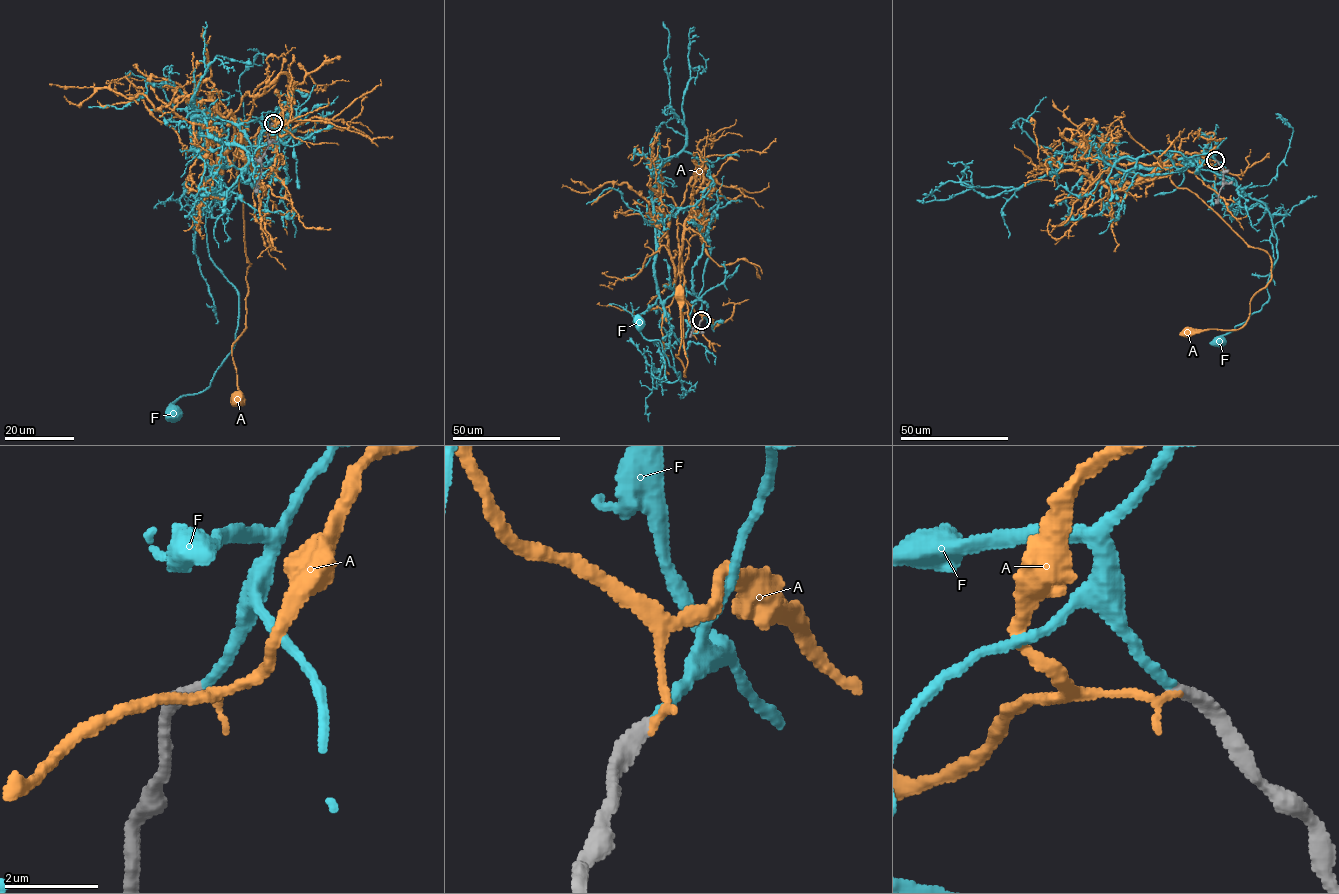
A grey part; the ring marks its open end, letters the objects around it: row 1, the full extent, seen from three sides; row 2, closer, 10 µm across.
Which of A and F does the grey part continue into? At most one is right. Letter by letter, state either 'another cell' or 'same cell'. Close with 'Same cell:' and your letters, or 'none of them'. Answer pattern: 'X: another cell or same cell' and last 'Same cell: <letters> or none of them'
A: another cell
F: same cell
Same cell: F

